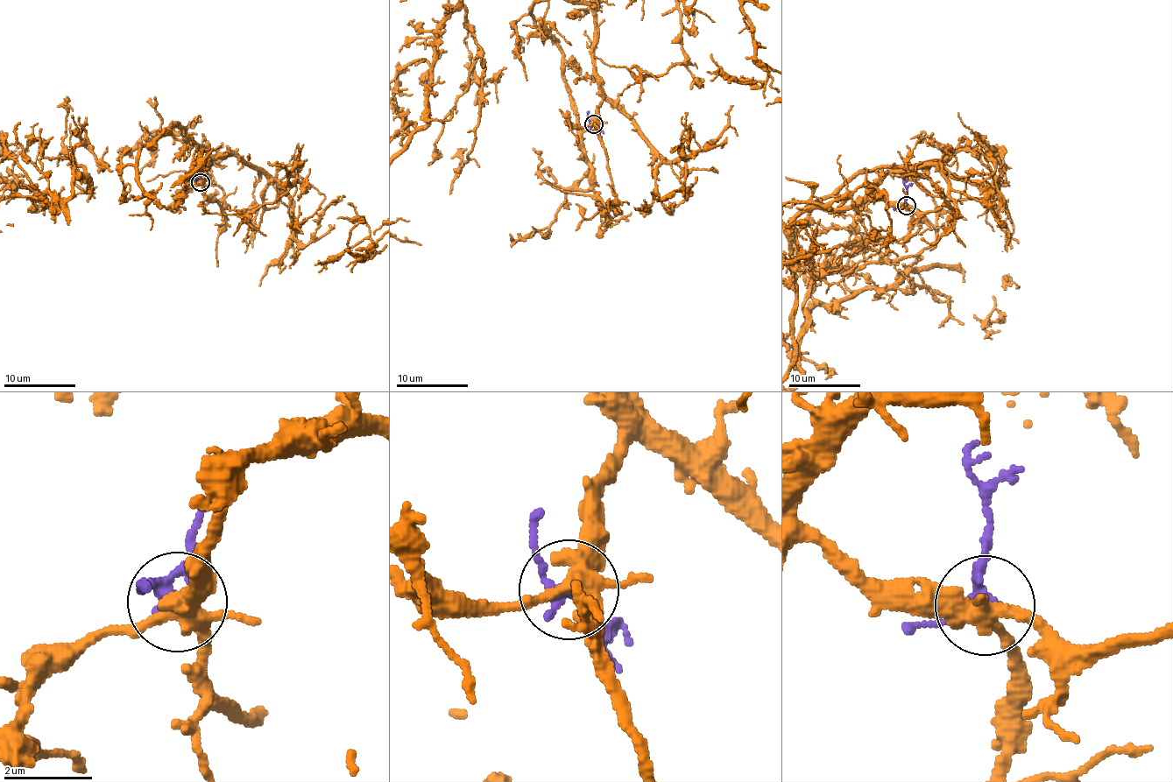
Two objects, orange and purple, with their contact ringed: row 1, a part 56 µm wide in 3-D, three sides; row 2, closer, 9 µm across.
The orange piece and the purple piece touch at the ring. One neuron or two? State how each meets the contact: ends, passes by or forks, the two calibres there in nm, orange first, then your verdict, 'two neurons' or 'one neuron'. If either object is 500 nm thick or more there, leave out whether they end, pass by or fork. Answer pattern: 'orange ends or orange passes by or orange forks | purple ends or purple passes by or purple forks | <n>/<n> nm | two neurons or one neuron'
orange forks | purple passes by | 380/240 nm | two neurons

